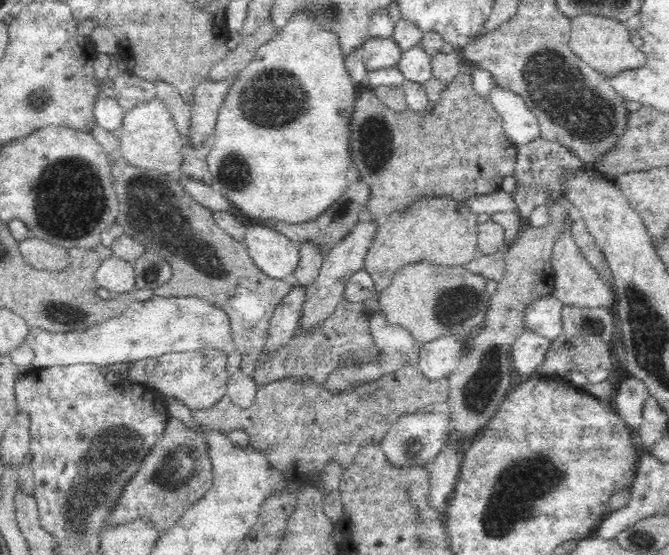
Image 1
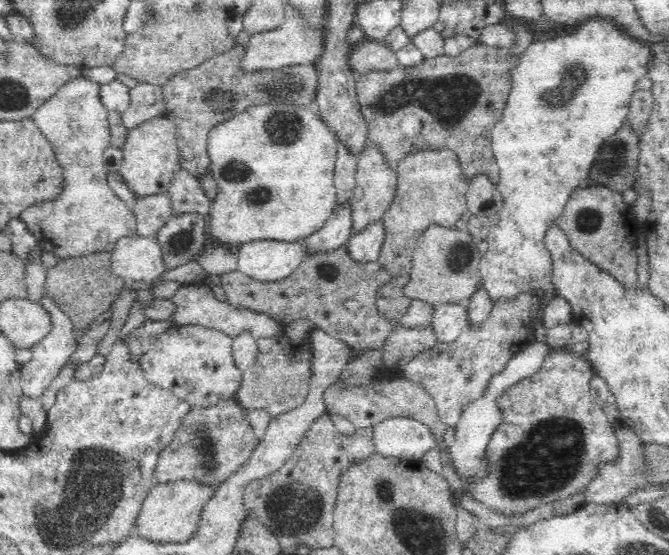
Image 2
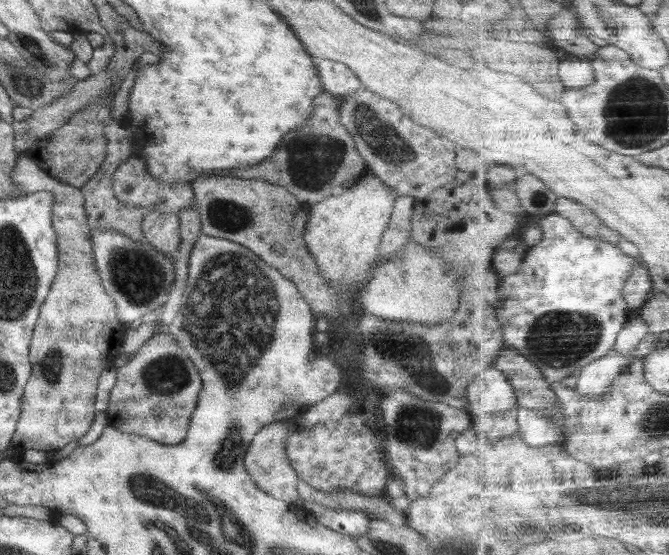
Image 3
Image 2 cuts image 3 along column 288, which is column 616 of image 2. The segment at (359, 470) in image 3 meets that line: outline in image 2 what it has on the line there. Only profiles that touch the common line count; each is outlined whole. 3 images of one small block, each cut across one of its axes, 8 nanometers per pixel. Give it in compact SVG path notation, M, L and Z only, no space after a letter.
M567 349L552 350L544 357L542 367L534 376L506 389L497 400L502 422L493 432L485 452L487 473L471 485L464 484L470 496L500 514L526 514L540 504L566 500L583 492L598 476L598 464L614 462L620 456L618 437L612 422L592 396L589 382L593 376L594 371L585 357L577 357Z

